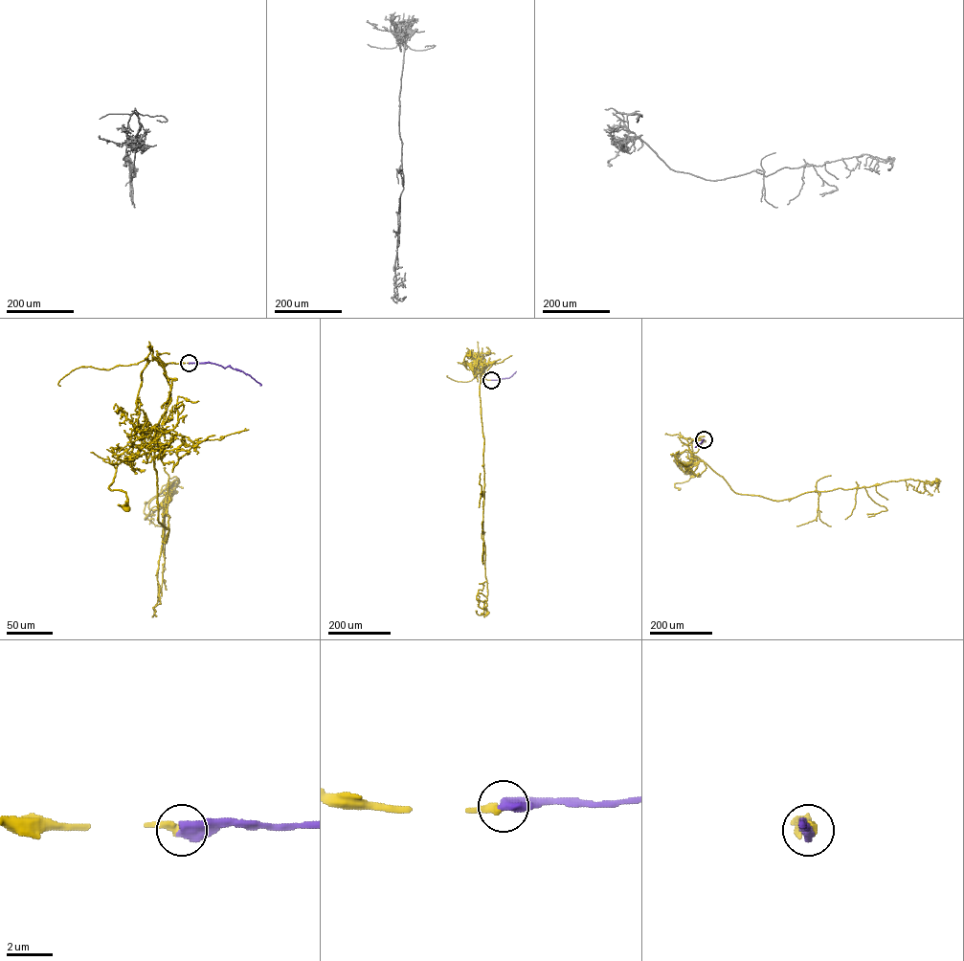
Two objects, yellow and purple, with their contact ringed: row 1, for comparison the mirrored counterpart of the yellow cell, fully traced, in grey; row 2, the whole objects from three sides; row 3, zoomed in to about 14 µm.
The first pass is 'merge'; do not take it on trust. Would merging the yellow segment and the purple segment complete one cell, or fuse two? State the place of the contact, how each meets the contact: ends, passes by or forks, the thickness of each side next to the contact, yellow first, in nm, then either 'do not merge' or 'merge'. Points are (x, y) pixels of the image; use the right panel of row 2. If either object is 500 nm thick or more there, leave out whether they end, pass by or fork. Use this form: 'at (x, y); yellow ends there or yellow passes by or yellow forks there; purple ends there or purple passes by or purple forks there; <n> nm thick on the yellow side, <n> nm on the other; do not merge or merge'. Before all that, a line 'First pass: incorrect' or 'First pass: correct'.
First pass: correct
at (704, 439); 320 nm thick on the yellow side, 600 nm on the other; merge

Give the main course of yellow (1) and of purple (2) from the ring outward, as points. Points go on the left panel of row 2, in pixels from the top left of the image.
1: (189, 363), (163, 363), (164, 374), (176, 379), (163, 432), (117, 466), (109, 488), (126, 493), (124, 508)
2: (189, 363), (230, 366), (249, 374), (260, 385)

